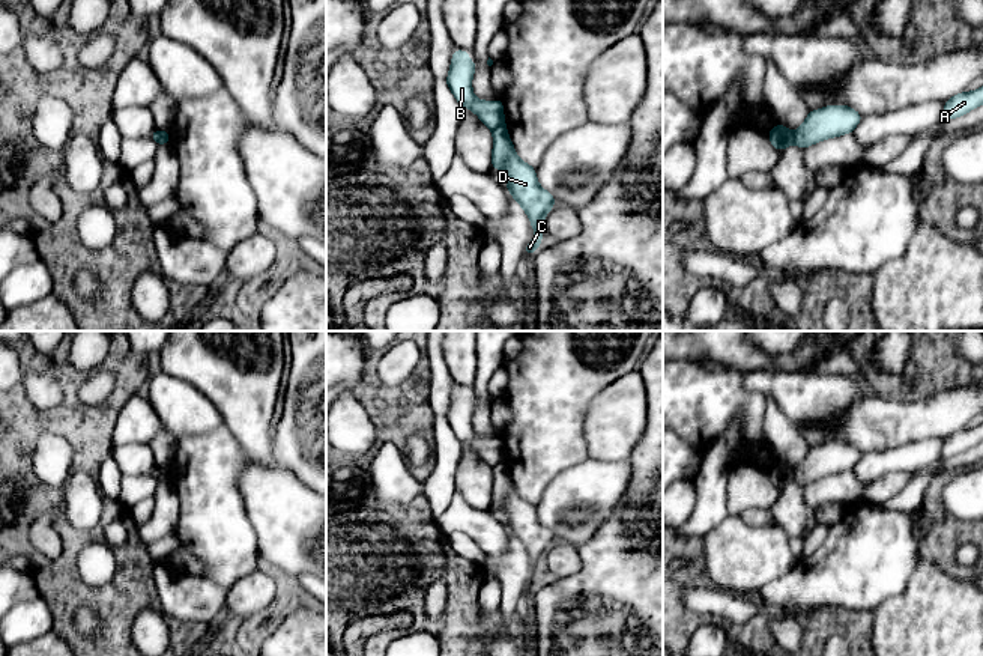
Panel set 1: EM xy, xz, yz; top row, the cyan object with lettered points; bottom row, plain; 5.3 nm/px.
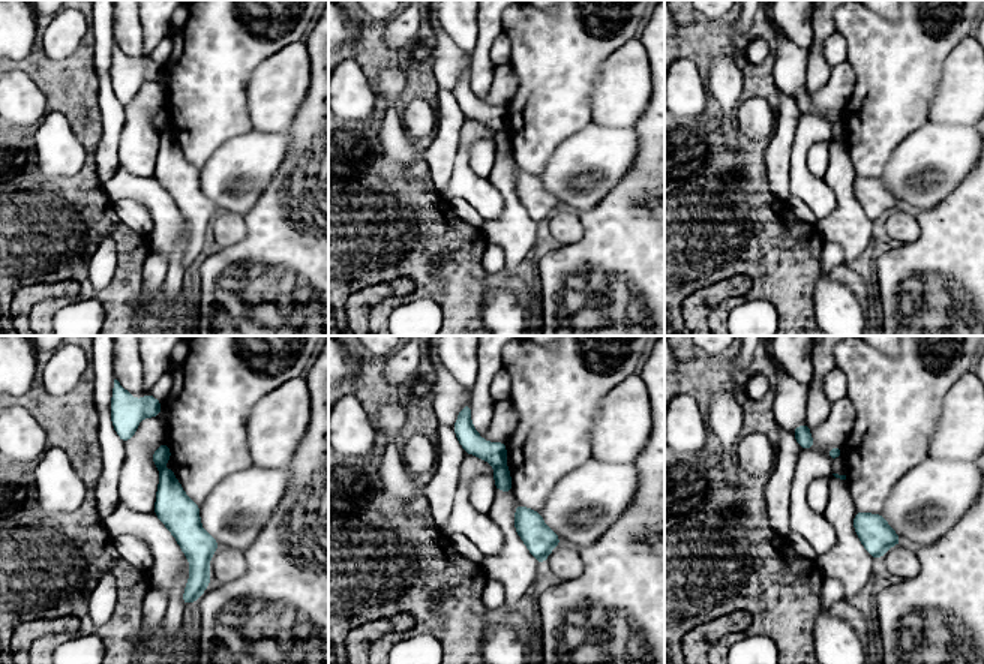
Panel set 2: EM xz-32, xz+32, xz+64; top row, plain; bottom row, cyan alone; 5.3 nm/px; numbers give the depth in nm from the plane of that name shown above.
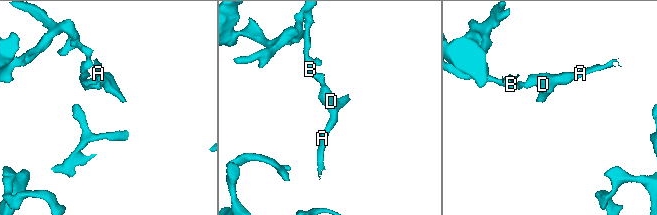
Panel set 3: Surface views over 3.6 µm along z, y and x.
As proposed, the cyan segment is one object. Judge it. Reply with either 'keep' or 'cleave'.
cleave

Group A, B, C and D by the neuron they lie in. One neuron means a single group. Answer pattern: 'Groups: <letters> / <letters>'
Groups: A C D / B

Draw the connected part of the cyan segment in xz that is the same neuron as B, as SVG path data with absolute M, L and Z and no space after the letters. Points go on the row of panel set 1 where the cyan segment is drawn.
M455 50L452 53L449 74L446 84L455 96L457 102L463 108L470 108L482 123L492 131L501 125L505 125L504 102L502 101L481 101L476 99L472 92L472 75L476 65L469 59L469 53Z

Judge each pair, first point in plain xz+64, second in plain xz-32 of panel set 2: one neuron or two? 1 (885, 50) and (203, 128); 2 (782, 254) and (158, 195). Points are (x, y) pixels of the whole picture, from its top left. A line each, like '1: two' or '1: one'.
1: one
2: two

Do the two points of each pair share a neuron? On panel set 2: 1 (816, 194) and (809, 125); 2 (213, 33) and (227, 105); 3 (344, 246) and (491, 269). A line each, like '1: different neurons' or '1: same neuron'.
1: same neuron
2: same neuron
3: different neurons

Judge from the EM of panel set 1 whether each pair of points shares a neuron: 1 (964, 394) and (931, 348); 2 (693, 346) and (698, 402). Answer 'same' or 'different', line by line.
1: different
2: different

